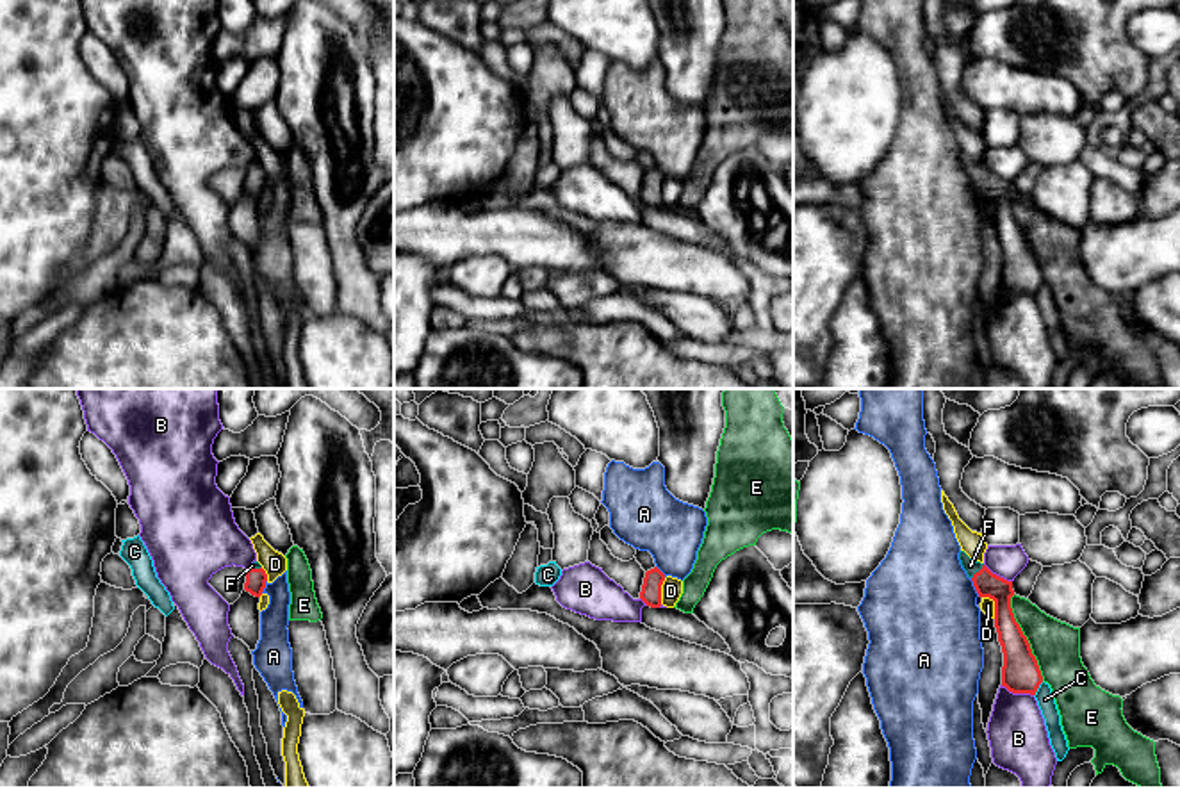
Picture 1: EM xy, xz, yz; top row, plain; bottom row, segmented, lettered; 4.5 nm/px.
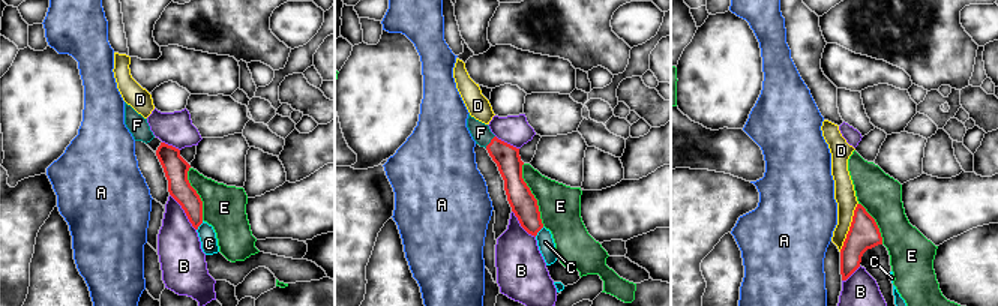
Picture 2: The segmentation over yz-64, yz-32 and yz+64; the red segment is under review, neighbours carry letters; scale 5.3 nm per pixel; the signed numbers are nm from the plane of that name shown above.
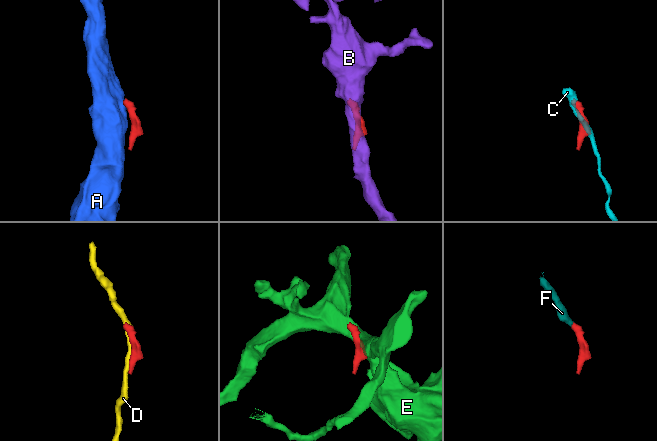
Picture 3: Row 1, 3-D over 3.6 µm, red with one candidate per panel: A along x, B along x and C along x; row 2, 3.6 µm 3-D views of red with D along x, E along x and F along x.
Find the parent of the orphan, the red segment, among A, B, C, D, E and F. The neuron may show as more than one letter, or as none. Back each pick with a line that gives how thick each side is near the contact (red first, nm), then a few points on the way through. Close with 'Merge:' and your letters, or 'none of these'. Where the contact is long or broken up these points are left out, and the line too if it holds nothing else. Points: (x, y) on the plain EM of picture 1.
F: calibres 120 and 70 nm; way yz (986, 184), (979, 172), (970, 166)
Merge: F

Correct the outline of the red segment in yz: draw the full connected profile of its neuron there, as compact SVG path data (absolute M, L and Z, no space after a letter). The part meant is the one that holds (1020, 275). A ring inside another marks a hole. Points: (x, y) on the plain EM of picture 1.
M964 152L959 160L979 198L995 201L995 228L1004 253L1002 287L1012 294L1036 296L1043 276L1030 244L1014 219L1011 198L1012 182L993 175L984 164L971 160Z

